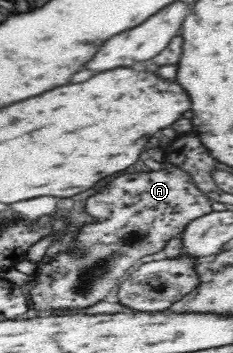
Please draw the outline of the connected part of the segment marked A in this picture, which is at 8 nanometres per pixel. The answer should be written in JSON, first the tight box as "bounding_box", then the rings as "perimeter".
{"bounding_box":[30,164,212,314],"perimeter":[[[166,164],[165,169],[160,171],[132,172],[118,176],[108,184],[104,192],[98,192],[86,200],[86,212],[96,221],[84,225],[76,237],[77,246],[83,250],[75,253],[63,251],[52,257],[50,262],[38,264],[35,273],[32,274],[34,287],[30,292],[36,310],[45,314],[58,308],[86,308],[102,301],[102,298],[108,296],[110,290],[117,285],[118,278],[126,277],[128,271],[136,266],[142,256],[160,252],[166,246],[166,242],[172,236],[182,233],[189,222],[210,214],[211,203],[212,199],[196,187],[192,177],[188,177],[182,169],[174,165]]]}

